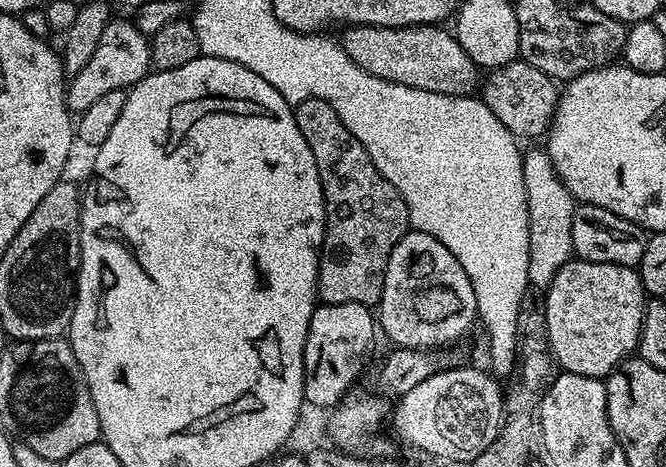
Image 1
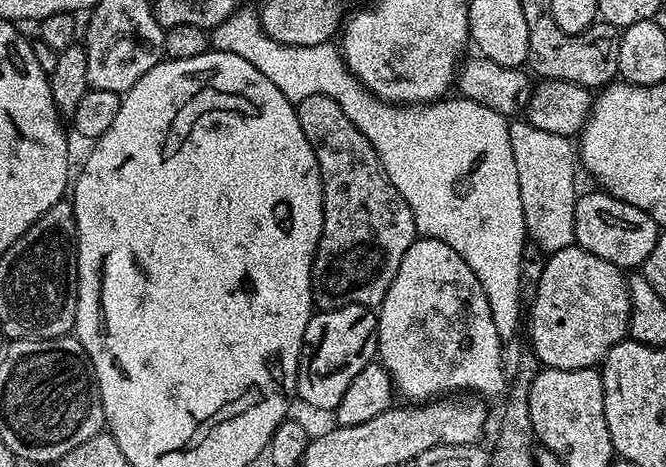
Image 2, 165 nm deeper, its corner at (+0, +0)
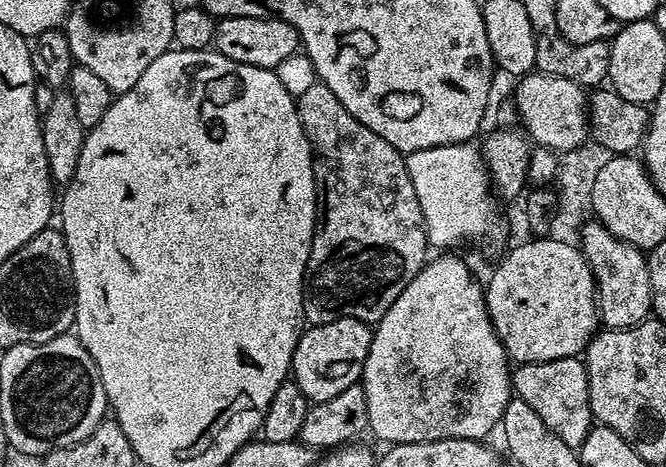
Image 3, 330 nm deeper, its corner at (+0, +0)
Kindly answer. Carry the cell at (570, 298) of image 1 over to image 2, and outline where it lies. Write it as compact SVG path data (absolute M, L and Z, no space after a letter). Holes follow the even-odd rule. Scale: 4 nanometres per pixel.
M571 246L551 253L542 270L536 295L530 300L532 317L527 317L526 332L532 335L532 348L537 361L546 368L591 368L599 365L604 355L617 342L628 336L630 296L625 273L618 266L590 254L584 248Z

